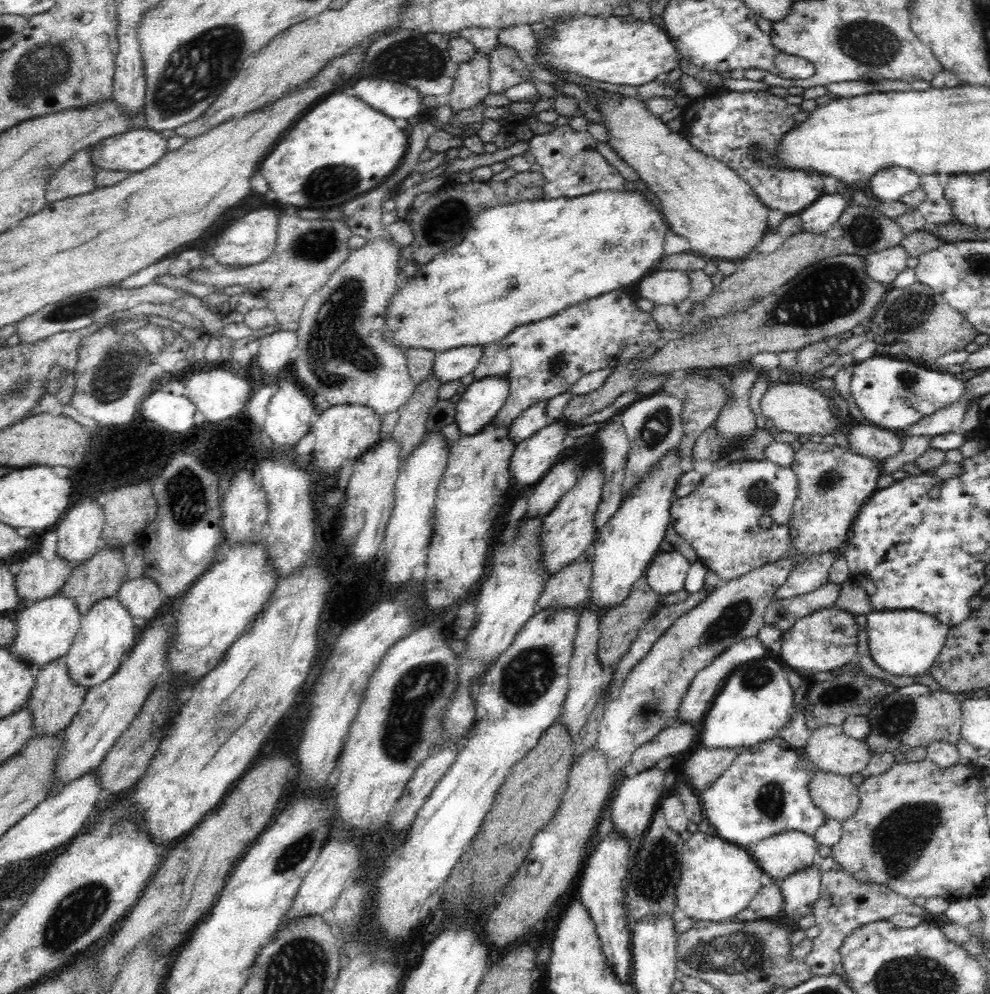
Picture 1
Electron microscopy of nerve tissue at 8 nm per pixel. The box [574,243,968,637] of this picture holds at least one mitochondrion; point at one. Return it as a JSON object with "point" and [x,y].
{"point":[833,290]}

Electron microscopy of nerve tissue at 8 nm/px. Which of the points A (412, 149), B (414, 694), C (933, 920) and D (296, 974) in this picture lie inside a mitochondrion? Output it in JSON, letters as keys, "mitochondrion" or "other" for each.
{"A":"other","B":"mitochondrion","C":"other","D":"mitochondrion"}

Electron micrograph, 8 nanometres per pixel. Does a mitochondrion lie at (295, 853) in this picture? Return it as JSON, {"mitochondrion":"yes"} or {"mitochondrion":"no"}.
{"mitochondrion":"yes"}

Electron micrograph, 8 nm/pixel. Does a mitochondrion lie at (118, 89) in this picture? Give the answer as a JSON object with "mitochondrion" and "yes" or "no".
{"mitochondrion":"no"}

